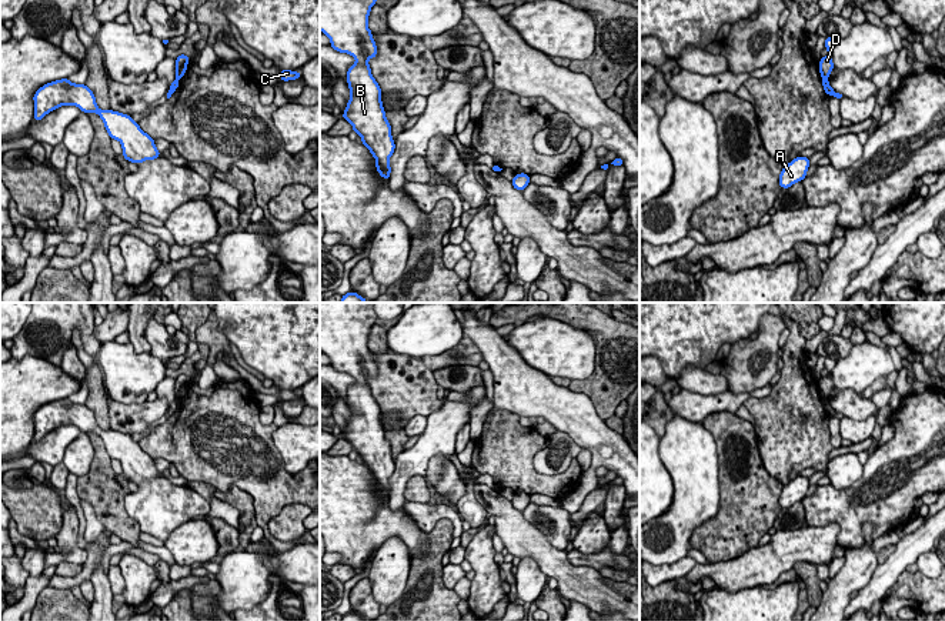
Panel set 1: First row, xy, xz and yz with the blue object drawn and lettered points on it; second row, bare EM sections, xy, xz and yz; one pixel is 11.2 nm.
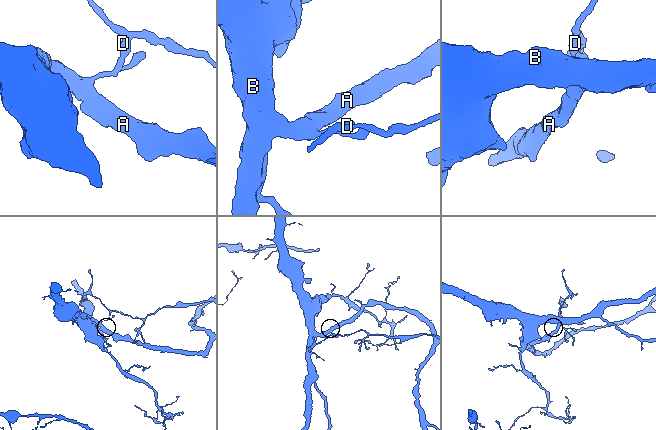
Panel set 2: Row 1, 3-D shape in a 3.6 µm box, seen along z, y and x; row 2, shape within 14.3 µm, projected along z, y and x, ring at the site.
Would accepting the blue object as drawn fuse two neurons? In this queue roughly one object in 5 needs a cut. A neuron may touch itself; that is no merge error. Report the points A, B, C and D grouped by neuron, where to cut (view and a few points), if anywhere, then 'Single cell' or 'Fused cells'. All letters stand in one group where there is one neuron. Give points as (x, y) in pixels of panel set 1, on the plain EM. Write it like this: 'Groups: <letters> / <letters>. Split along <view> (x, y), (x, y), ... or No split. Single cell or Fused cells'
Groups: A B / C D. Split along yz (822, 399), (827, 400). Fused cells

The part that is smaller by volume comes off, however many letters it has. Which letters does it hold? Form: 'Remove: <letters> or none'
Remove: C, D

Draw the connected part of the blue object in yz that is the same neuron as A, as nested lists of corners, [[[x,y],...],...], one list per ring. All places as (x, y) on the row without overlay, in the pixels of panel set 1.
[[[798,475],[787,485],[782,485],[778,503],[781,508],[789,508],[792,504],[802,501],[809,488],[809,478]]]

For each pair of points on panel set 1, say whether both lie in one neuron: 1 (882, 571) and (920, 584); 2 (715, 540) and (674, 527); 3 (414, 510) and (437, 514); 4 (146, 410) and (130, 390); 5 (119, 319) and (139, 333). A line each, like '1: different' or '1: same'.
1: different
2: different
3: same
4: different
5: different

